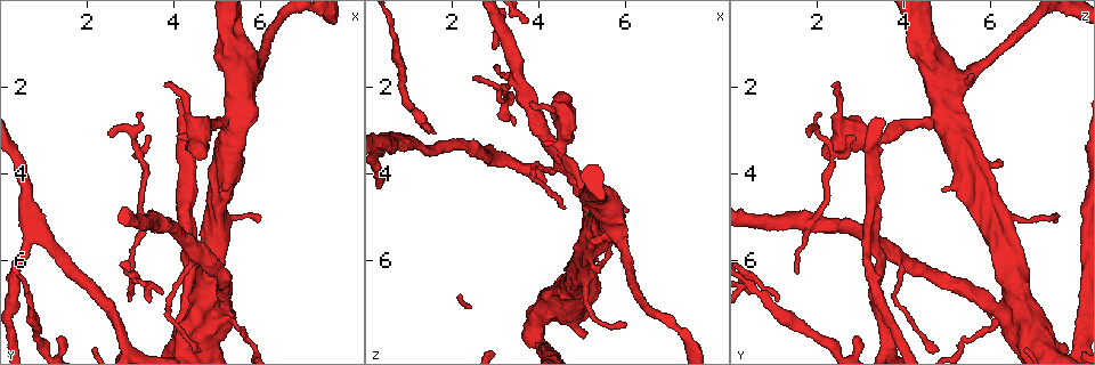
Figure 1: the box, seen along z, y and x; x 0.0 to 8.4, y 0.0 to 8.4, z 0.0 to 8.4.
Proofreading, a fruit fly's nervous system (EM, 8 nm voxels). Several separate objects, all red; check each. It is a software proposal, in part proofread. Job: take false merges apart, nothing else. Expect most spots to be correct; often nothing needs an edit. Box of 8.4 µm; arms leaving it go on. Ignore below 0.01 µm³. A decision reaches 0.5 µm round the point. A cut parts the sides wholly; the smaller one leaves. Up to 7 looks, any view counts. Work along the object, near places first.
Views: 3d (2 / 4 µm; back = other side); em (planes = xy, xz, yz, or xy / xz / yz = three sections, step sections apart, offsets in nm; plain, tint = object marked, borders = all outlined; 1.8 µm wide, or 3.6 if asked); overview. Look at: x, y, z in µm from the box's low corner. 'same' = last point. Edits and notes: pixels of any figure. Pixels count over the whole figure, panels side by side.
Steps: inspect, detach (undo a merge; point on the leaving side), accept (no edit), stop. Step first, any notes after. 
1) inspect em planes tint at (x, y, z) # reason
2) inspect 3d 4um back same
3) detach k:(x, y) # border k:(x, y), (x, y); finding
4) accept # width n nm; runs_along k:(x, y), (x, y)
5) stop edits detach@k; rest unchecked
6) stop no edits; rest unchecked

inspect em planes plain at (5.10, 5.05, 6.90) # thick turns thin

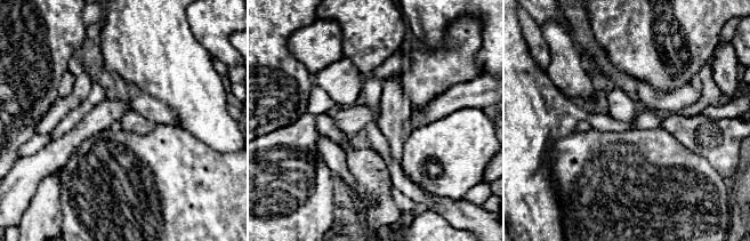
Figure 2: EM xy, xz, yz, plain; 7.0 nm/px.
inspect em planes tint same

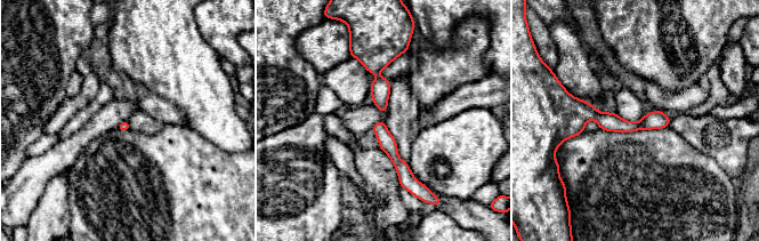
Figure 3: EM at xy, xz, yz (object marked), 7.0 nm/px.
accept # all the same neuron

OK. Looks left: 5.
inspect 3d 4um back at (0.65, 4.65, 3.35) # arms run side by side

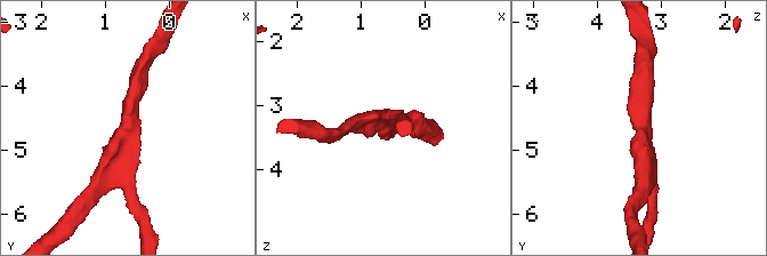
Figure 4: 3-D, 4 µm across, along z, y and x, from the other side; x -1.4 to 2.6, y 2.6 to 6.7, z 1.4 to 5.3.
inspect em planes borders at (0.60, 4.65, 3.35) # arms 3; arm_widths 190, 220, 280 nm

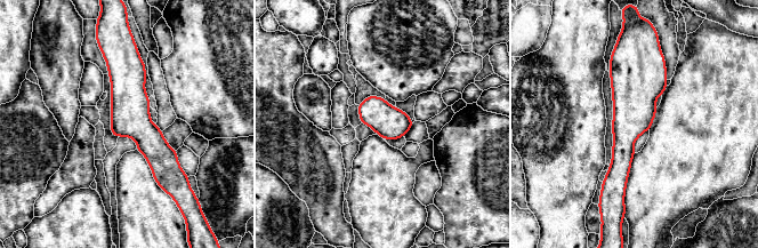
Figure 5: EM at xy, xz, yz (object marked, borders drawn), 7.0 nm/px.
accept # runs_along 5:(632, 56), (621, 191); continuous, no second neuron

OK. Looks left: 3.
inspect em 3.6um xy step 4 tint at (4.55, 3.15, 3.55) # thick turns thin

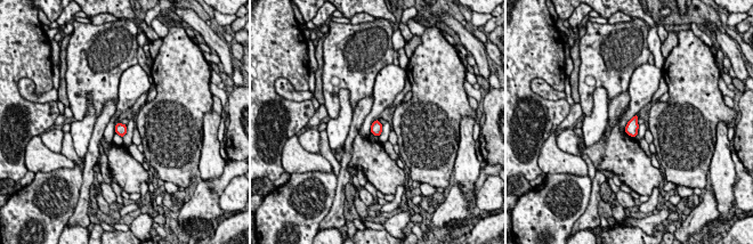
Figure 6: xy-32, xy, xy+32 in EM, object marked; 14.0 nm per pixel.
inspect em 3.6um planes tint same # cut it another way

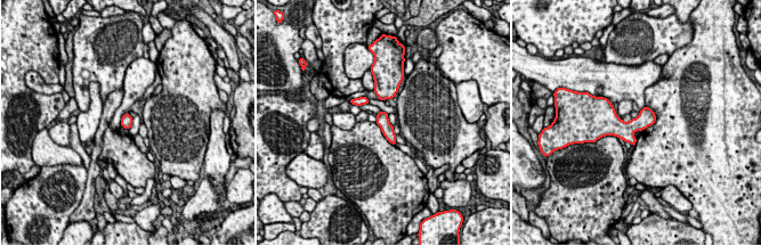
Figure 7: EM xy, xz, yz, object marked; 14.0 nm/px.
accept # width 160 nm; continuous, no second neuron

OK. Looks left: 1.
stop no edits; rest unchecked

